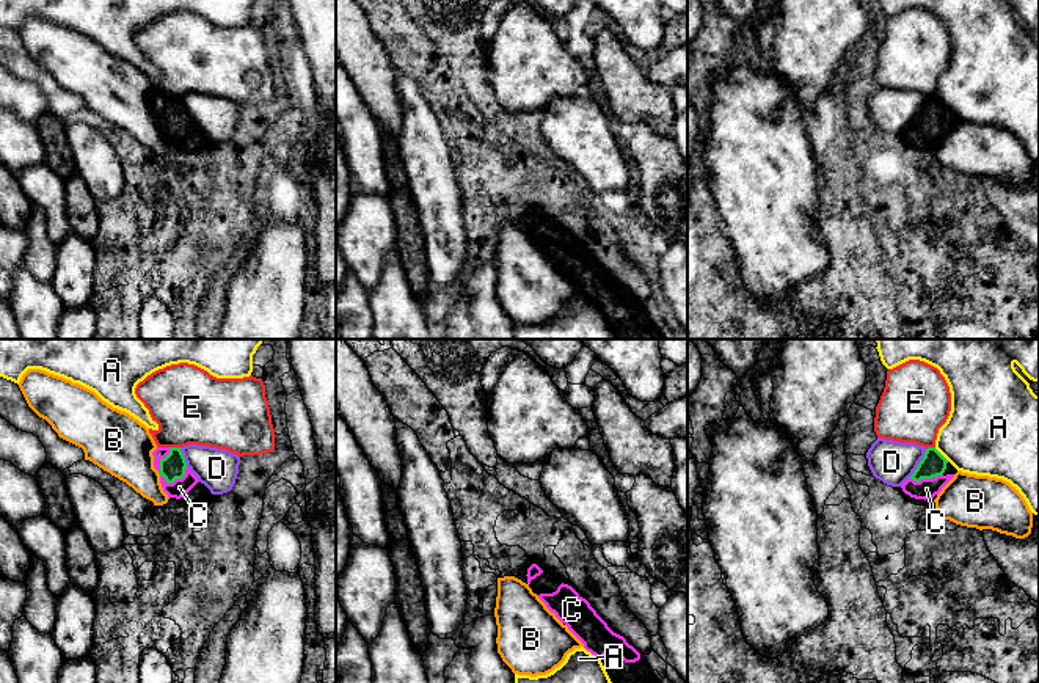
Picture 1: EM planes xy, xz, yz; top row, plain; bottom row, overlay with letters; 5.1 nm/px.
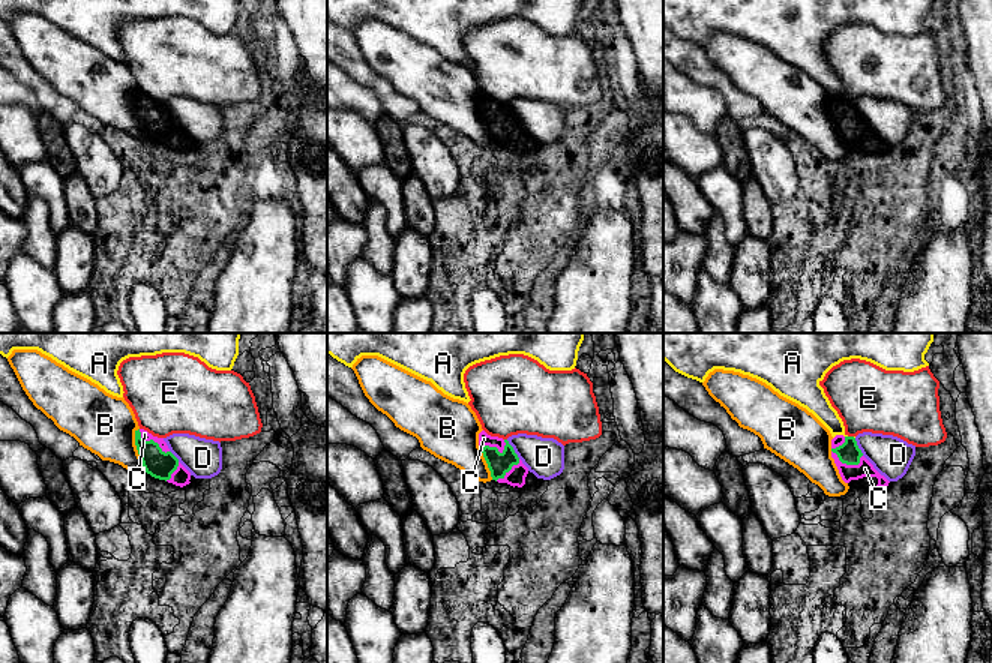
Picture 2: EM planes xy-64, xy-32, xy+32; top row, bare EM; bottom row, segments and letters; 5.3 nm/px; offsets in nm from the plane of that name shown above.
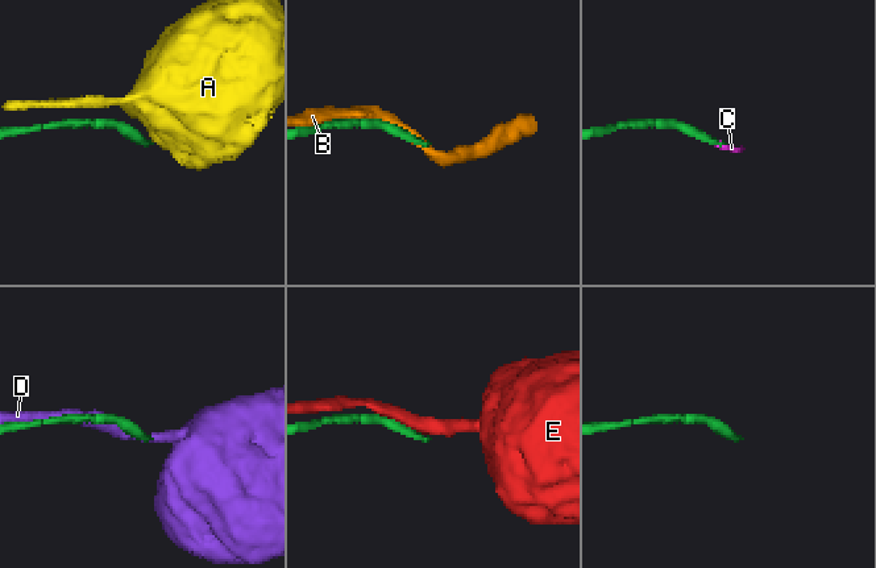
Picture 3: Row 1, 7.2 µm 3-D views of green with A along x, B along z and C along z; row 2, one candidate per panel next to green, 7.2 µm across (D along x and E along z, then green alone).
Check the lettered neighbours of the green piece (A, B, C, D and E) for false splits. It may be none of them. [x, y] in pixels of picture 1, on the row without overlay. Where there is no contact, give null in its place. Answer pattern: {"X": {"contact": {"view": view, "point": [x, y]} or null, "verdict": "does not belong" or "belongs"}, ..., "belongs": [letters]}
{"A": {"contact": {"view": "yz", "point": [940, 102]}, "verdict": "does not belong"}, "B": {"contact": {"view": "xy", "point": [159, 121]}, "verdict": "does not belong"}, "C": {"contact": {"view": "xy", "point": [176, 126]}, "verdict": "belongs"}, "D": {"contact": {"view": "yz", "point": [918, 112]}, "verdict": "does not belong"}, "E": {"contact": {"view": "xy", "point": [174, 96]}, "verdict": "does not belong"}, "belongs": ["C"]}

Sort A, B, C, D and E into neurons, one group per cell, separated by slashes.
A / B / C / D / E

